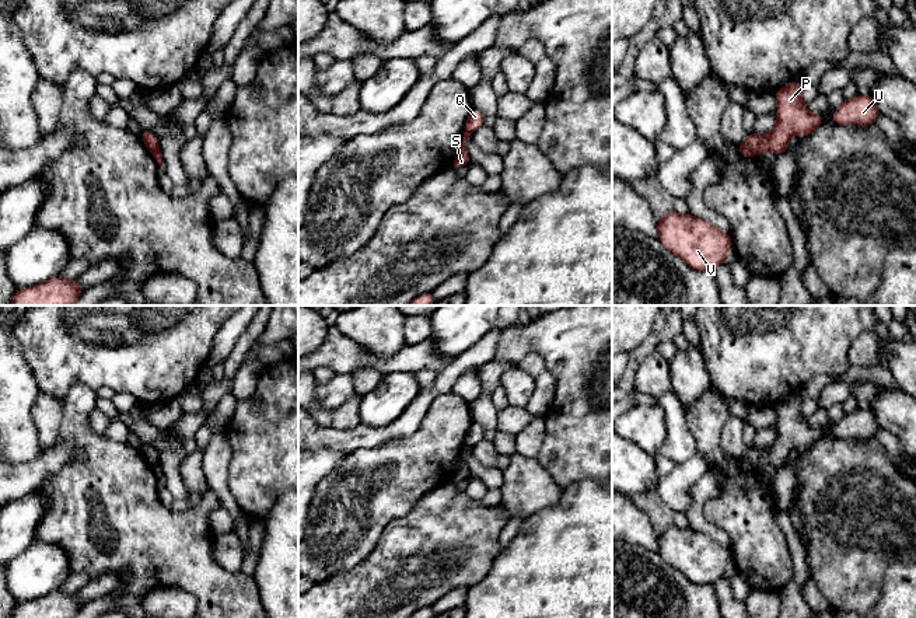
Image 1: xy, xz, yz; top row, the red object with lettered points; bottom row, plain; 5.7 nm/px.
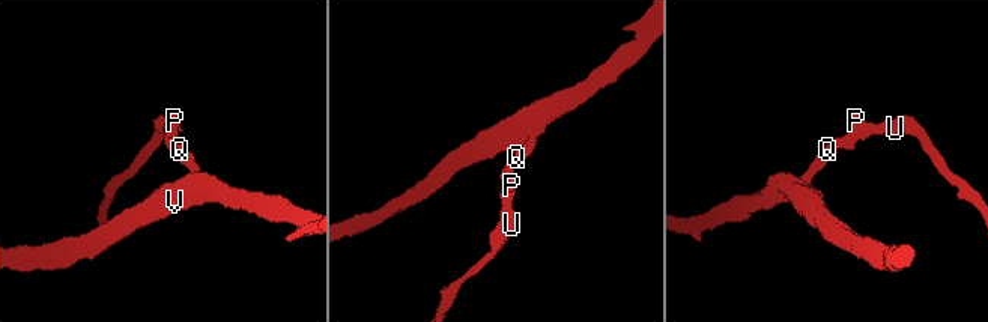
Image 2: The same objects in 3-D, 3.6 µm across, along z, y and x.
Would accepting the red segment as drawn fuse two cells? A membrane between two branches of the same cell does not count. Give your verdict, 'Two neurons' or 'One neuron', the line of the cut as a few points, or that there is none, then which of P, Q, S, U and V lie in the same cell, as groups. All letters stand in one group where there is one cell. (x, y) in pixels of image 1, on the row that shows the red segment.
Two neurons. Split along yz (745, 140), (754, 154). Groups: P S U / Q V

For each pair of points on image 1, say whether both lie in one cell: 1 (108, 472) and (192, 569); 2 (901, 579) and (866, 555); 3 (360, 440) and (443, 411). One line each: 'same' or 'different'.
1: same
2: different
3: different

